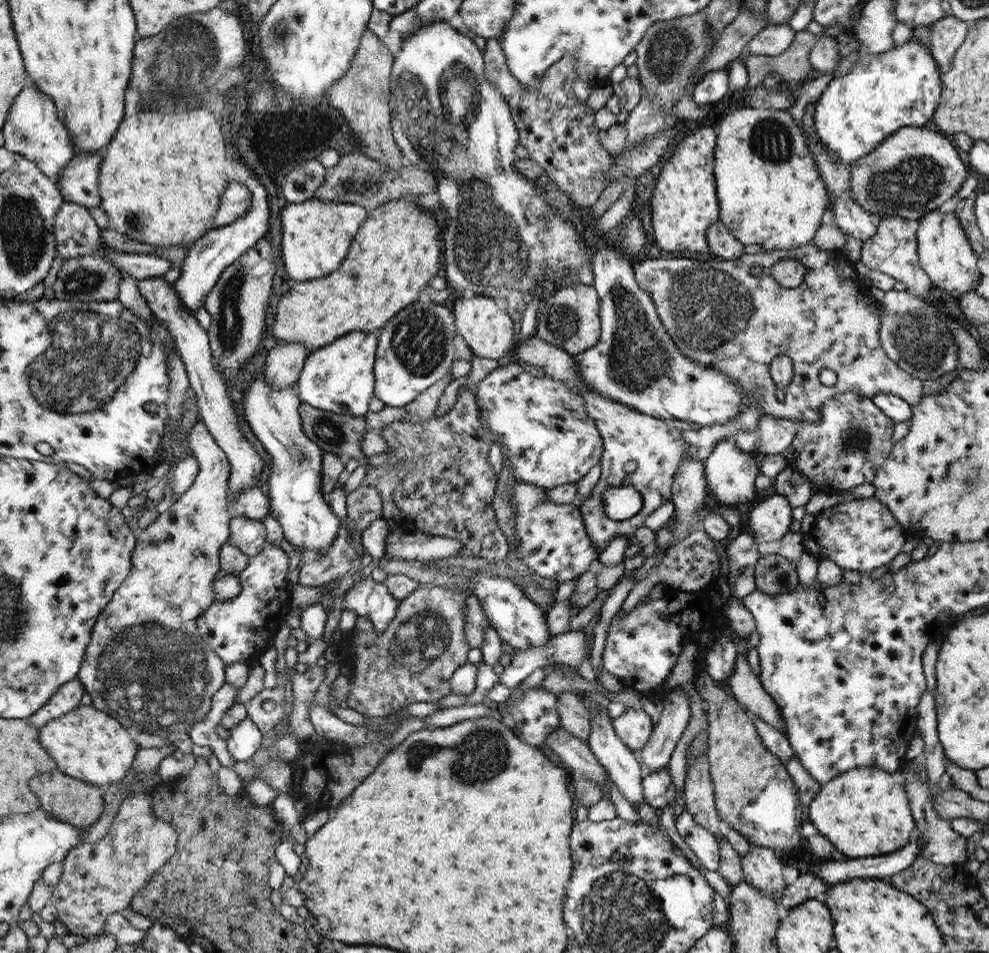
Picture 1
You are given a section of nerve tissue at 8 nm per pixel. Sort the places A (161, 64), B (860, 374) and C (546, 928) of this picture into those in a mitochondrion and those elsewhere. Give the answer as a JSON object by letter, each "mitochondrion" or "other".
{"A":"mitochondrion","B":"other","C":"other"}

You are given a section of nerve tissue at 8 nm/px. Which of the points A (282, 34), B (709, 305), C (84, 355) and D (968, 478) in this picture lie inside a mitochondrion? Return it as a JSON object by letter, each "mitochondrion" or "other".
{"A":"mitochondrion","B":"mitochondrion","C":"mitochondrion","D":"mitochondrion"}

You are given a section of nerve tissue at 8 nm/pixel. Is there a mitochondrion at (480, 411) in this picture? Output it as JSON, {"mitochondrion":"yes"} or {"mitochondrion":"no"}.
{"mitochondrion":"no"}

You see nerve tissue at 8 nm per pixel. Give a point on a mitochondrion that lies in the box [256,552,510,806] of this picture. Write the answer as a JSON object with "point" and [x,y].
{"point":[415,646]}

